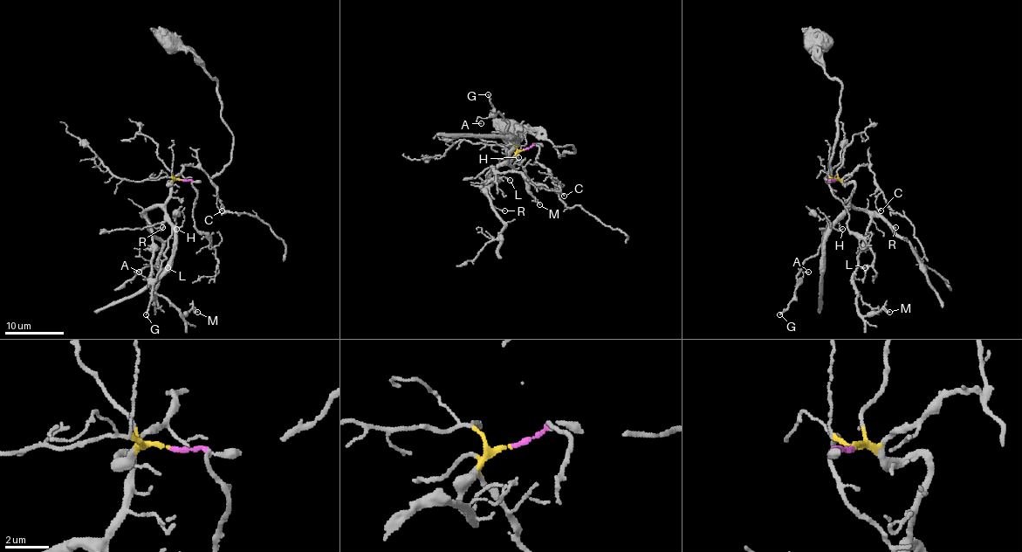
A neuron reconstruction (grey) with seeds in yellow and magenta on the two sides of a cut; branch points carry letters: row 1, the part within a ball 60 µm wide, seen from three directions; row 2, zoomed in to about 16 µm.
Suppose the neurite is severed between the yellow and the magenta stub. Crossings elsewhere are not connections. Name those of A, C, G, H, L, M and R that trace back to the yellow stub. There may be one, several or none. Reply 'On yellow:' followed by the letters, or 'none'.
On yellow: A, C, G, H, L, M, R

